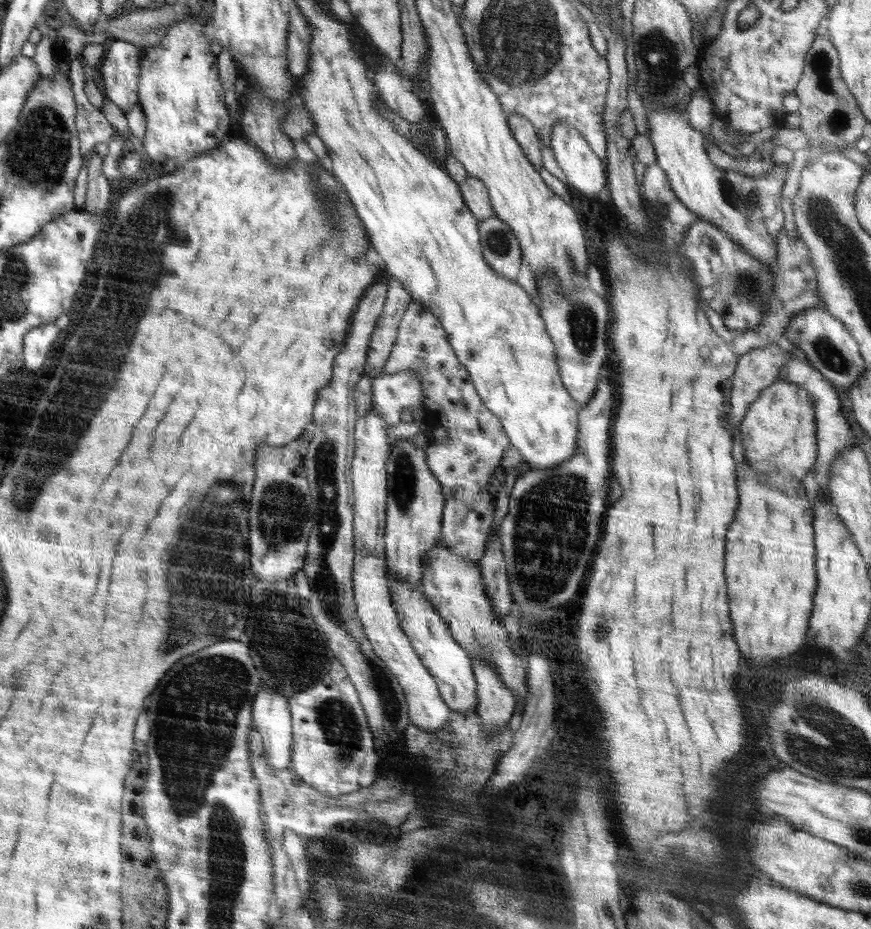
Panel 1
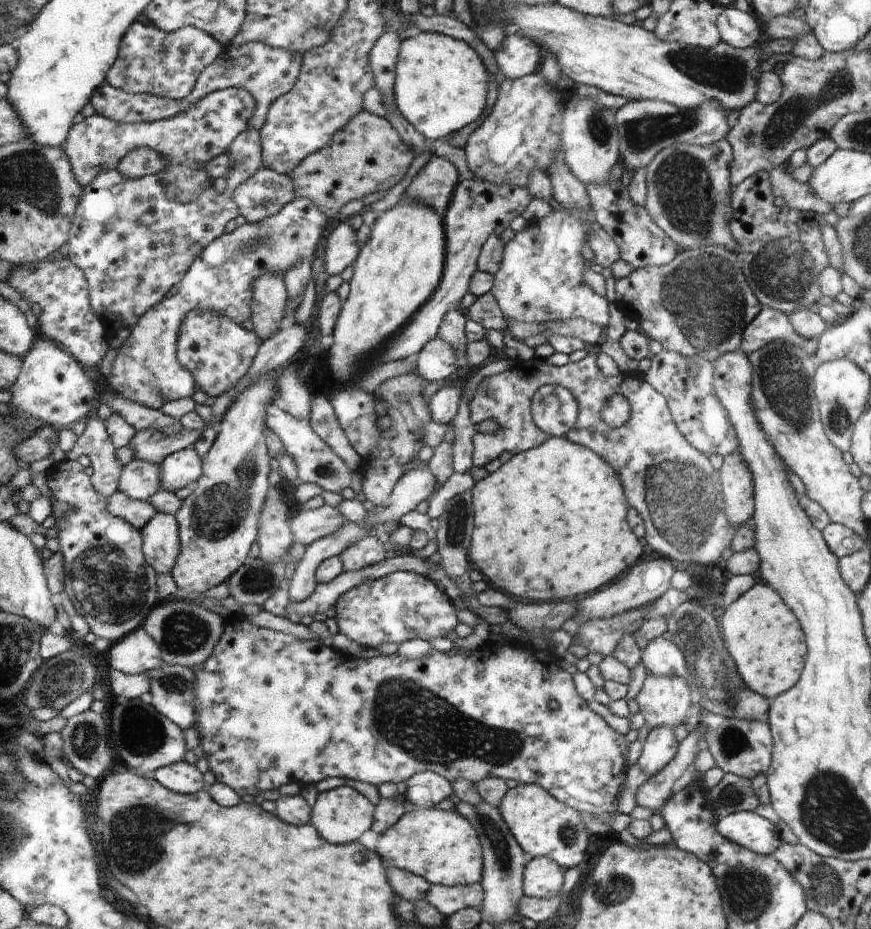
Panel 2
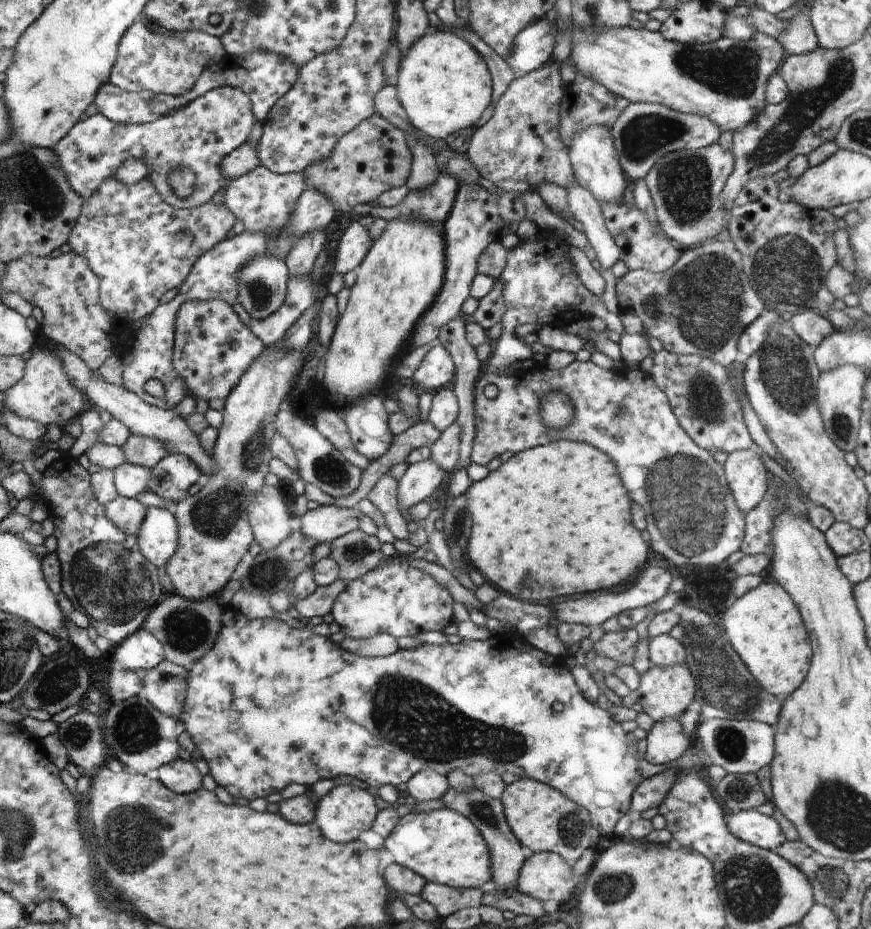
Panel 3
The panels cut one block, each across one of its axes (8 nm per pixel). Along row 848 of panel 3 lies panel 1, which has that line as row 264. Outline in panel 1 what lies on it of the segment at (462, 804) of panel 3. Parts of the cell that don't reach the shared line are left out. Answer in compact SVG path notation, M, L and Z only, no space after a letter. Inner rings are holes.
M496 214L479 221L481 249L488 266L504 278L516 281L523 252L514 231Z

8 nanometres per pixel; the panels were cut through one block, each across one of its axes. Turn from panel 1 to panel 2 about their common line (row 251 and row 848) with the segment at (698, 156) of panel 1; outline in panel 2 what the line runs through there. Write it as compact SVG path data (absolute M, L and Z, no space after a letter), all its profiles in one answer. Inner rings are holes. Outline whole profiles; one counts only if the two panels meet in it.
M738 811L719 818L716 828L730 842L762 856L771 855L783 843L776 825L754 811Z

